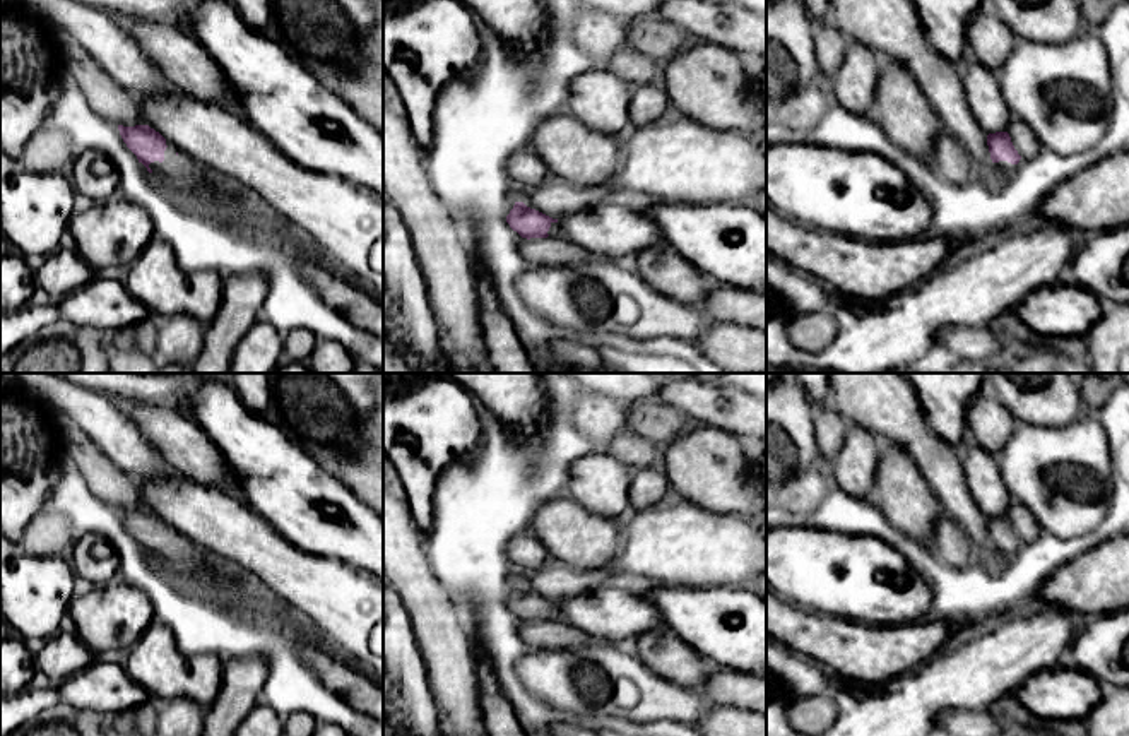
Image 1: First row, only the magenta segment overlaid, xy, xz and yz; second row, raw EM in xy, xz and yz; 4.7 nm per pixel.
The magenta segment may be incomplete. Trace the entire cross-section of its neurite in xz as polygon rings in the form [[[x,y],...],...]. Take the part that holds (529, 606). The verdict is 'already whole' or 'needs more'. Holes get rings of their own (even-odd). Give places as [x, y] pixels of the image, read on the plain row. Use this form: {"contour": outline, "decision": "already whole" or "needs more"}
{"contour": [[[515,585],[513,592],[506,599],[506,606],[513,614],[522,621],[558,621],[559,608],[558,602],[553,602],[535,592],[527,591],[523,585]]], "decision": "needs more"}

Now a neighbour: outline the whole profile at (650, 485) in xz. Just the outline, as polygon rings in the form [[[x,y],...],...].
[[[643,467],[635,469],[633,481],[630,484],[630,508],[643,510],[659,503],[672,493],[671,483],[664,469]]]

